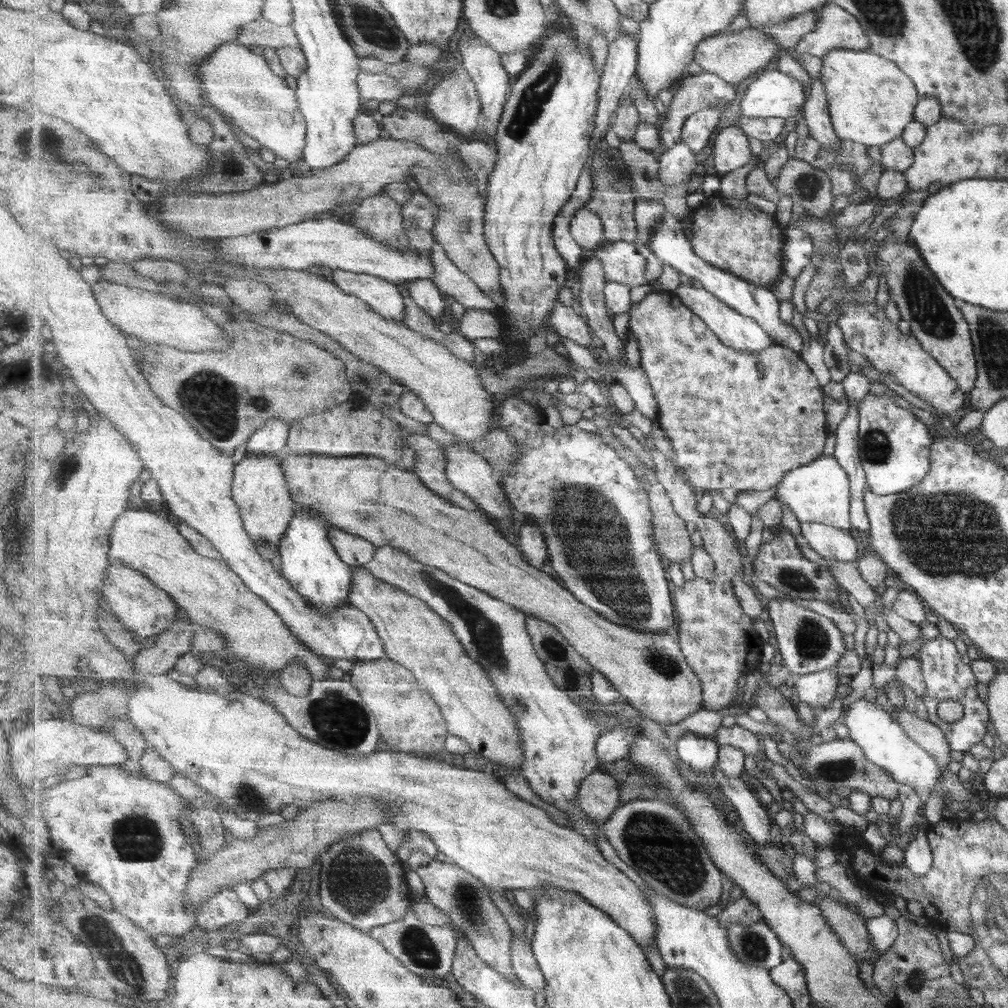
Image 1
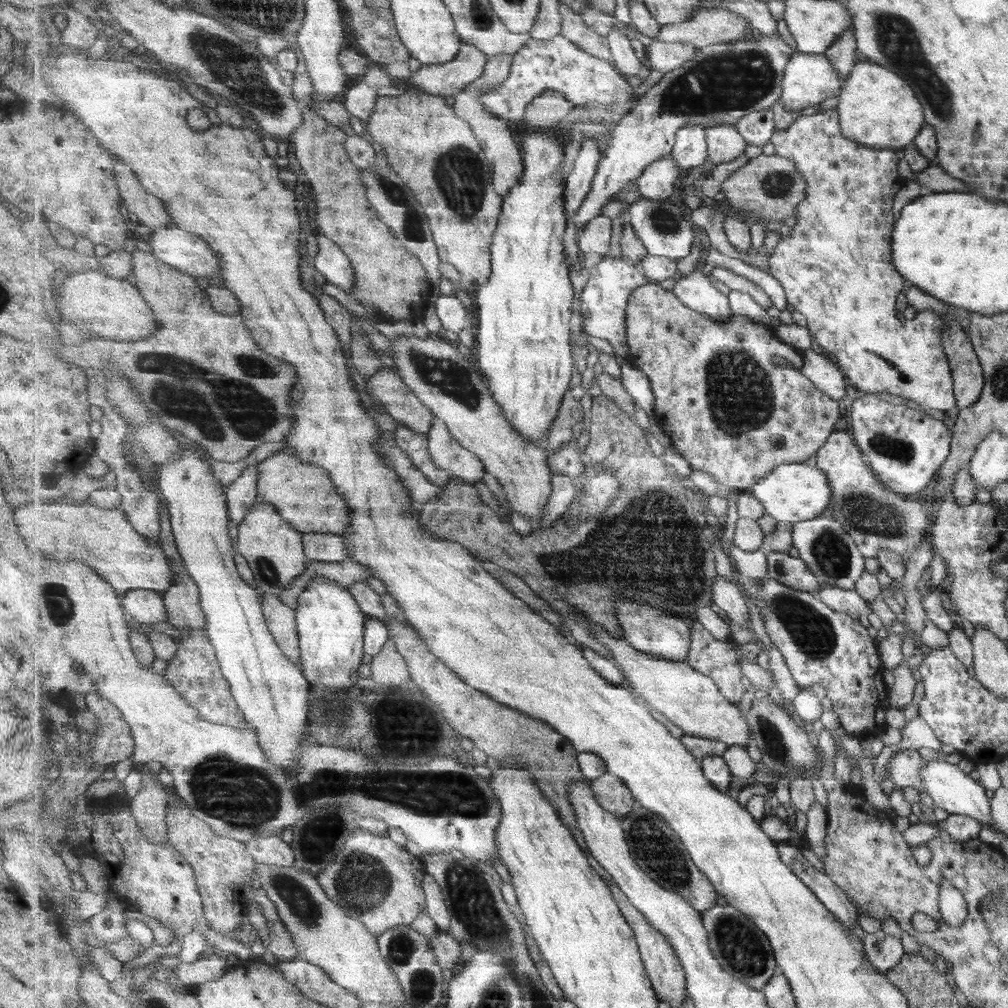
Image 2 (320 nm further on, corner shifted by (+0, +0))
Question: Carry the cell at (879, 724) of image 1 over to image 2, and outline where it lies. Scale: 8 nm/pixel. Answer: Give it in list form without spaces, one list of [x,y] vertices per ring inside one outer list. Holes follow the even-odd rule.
[[[943,757],[933,761],[924,761],[919,770],[919,780],[933,805],[945,810],[947,814],[958,814],[974,818],[981,826],[995,830],[990,817],[989,800],[985,797],[983,788],[976,784],[967,774],[963,774],[956,765],[947,763]]]

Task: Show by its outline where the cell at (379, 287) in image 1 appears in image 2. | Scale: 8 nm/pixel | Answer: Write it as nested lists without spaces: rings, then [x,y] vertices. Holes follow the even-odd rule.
[[[316,234],[318,253],[313,258],[316,270],[319,271],[330,284],[351,295],[356,283],[355,269],[350,258],[333,240]]]

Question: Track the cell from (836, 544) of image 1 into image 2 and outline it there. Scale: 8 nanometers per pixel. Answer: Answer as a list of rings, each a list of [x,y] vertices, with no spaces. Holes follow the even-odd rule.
[[[825,514],[811,520],[796,522],[792,531],[794,547],[801,552],[801,556],[798,557],[803,558],[809,564],[808,567],[817,572],[819,578],[823,574],[829,586],[854,590],[855,581],[864,571],[864,557],[839,522]]]

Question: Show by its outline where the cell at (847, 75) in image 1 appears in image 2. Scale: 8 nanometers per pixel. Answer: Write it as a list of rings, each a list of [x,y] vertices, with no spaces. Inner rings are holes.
[[[856,61],[837,95],[840,132],[866,147],[897,149],[913,142],[924,123],[921,105],[911,87],[882,65]]]

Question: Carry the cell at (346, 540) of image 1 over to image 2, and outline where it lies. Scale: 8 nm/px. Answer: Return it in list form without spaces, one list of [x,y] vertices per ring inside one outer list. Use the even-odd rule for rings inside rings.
[[[302,533],[304,551],[308,559],[321,562],[343,562],[350,558],[348,546],[342,535],[331,533]]]

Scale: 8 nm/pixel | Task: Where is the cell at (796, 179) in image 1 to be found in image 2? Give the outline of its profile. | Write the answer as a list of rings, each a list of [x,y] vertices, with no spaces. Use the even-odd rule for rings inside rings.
[[[765,154],[749,160],[746,165],[731,173],[721,186],[721,190],[732,212],[757,216],[757,220],[769,219],[783,221],[789,214],[796,216],[796,210],[808,199],[809,182],[797,169],[796,161]]]

